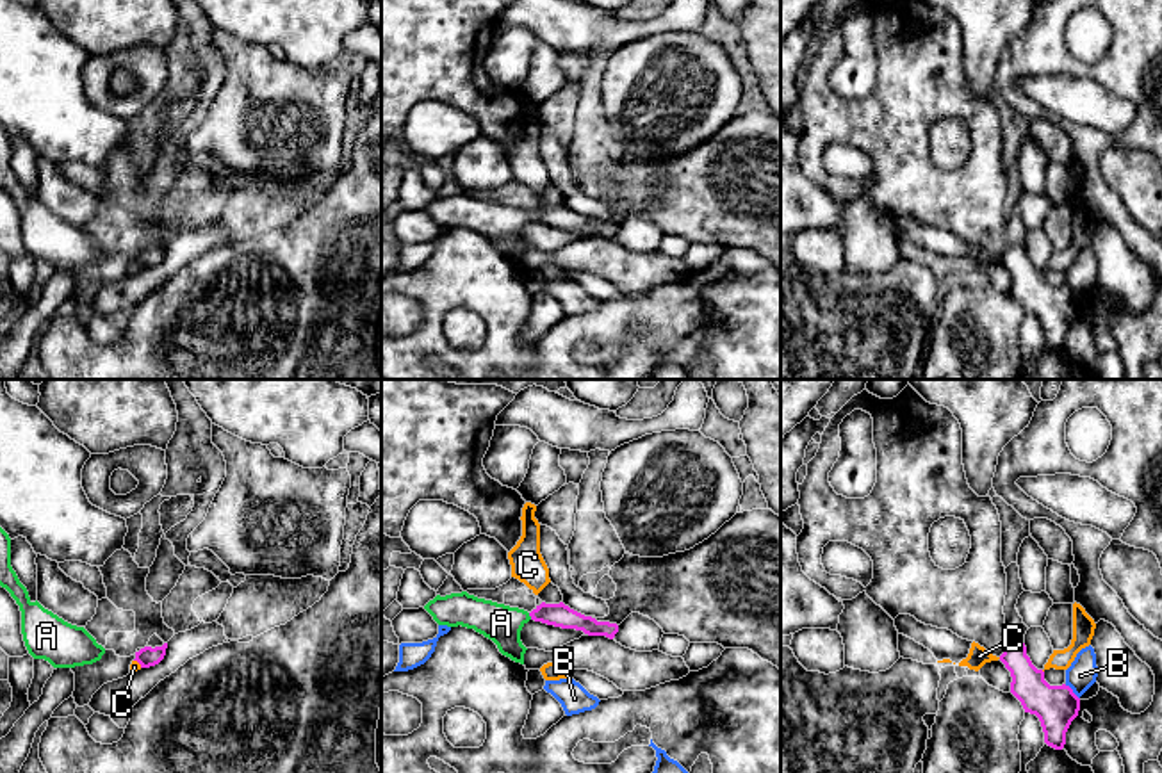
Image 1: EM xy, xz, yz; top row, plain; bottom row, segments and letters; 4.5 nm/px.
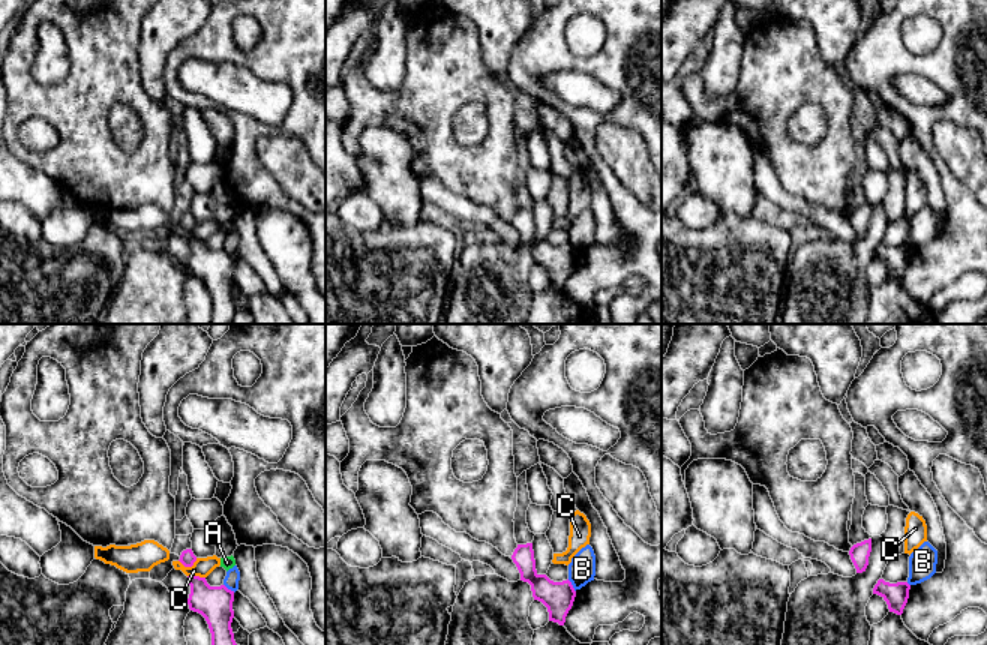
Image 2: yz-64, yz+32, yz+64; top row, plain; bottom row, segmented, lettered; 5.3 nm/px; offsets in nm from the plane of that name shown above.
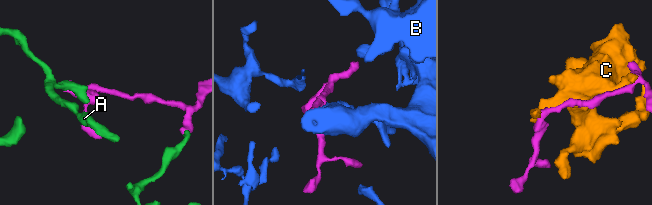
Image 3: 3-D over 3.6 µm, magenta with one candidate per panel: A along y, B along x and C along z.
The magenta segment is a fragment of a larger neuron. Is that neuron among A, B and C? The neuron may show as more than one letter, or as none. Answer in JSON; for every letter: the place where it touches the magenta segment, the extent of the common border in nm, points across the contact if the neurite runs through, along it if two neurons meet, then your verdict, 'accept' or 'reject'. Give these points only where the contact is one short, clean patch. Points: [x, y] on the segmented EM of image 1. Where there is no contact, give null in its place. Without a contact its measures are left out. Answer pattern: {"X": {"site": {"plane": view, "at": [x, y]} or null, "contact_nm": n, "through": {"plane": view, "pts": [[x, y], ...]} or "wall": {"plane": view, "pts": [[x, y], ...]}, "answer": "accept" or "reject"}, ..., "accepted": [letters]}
{"A": {"site": {"plane": "xz", "at": [530, 615]}, "contact_nm": 40, "through": {"plane": "xz", "pts": [[558, 615], [530, 615], [501, 624]]}, "answer": "accept"}, "B": {"site": {"plane": "yz", "at": [1071, 691]}, "contact_nm": 100, "wall": {"plane": "yz", "pts": [[1064, 684], [1079, 699]]}, "answer": "reject"}, "C": {"site": {"plane": "xy", "at": [138, 661]}, "contact_nm": 50, "answer": "reject"}, "accepted": ["A"]}

